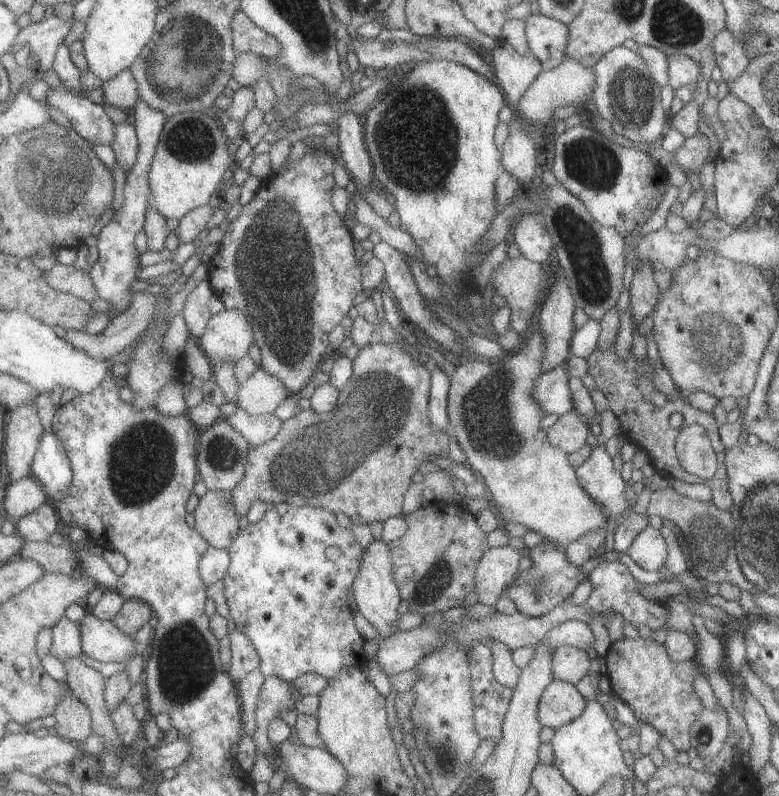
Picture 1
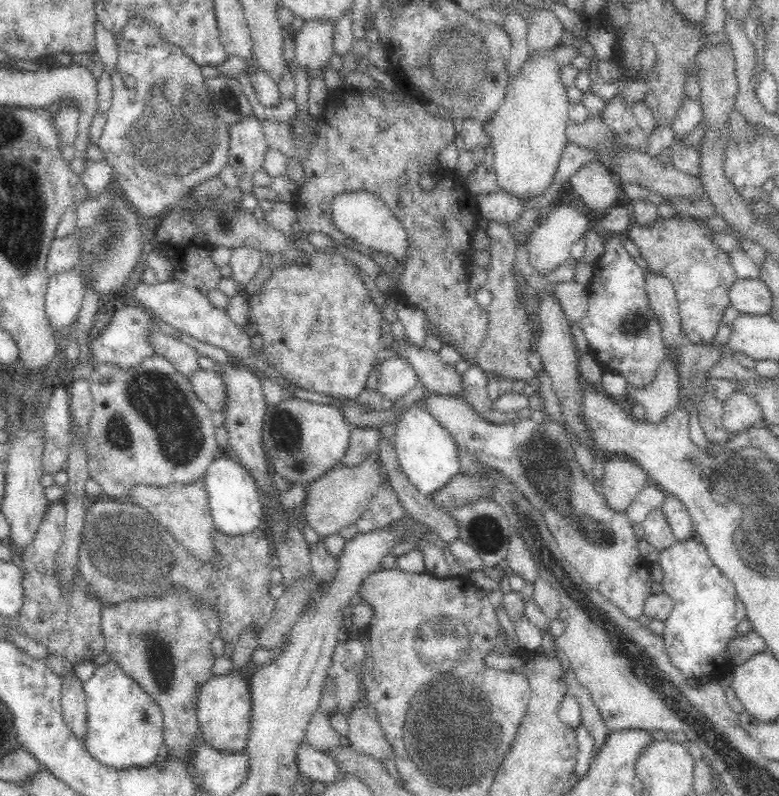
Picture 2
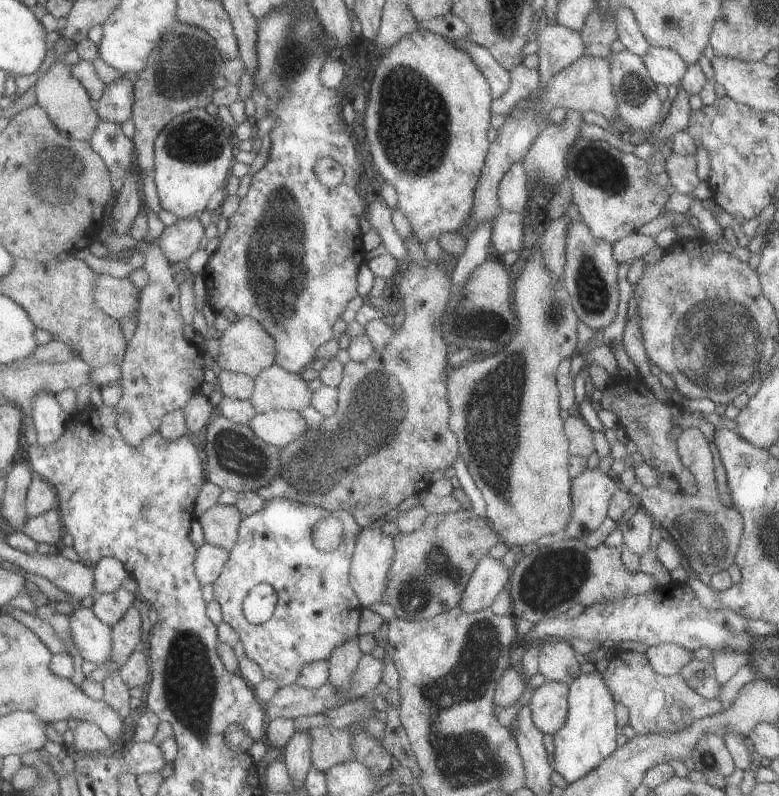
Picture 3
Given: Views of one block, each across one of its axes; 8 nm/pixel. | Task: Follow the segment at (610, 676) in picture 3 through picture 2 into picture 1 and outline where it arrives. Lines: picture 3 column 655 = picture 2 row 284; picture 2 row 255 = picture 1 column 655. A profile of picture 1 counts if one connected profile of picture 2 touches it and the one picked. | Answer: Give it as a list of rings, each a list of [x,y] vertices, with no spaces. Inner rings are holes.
[[[634,636],[622,637],[610,643],[604,655],[606,676],[610,682],[610,690],[615,697],[619,698],[633,712],[638,722],[645,722],[647,726],[654,728],[661,736],[672,744],[678,753],[684,753],[690,747],[689,726],[699,718],[703,706],[693,690],[693,680],[697,678],[698,670],[695,662],[673,662],[667,652],[665,645],[656,643],[651,637]]]

